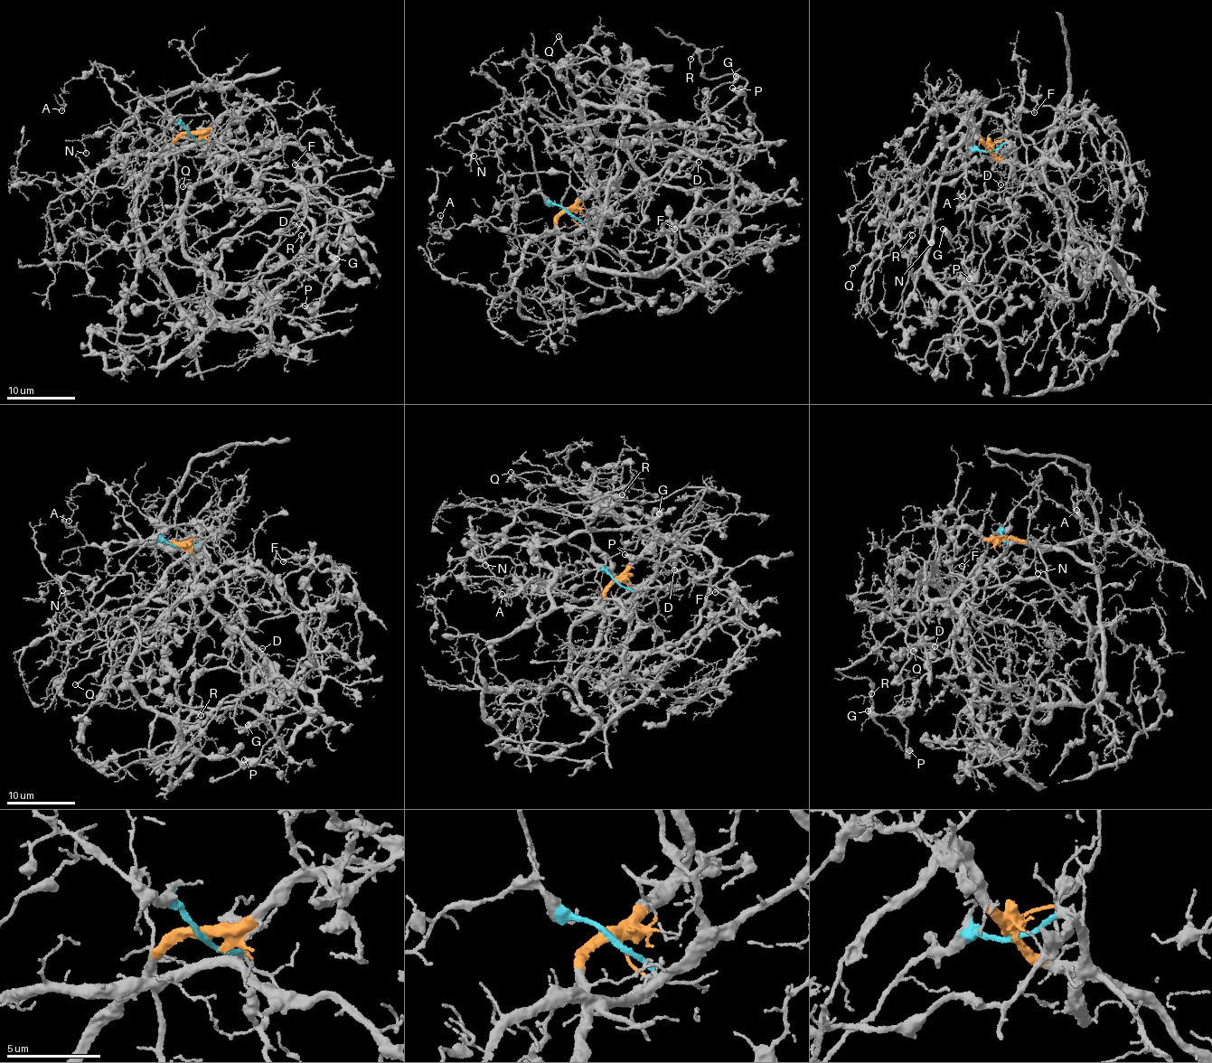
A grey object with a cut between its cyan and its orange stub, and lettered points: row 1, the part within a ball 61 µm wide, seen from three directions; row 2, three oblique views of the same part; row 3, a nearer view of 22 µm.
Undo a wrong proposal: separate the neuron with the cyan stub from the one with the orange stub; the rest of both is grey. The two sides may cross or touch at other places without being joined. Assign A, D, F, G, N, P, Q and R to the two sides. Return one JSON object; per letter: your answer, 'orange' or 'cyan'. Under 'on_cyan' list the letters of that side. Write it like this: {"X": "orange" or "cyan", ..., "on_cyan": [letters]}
{"A": "cyan", "D": "cyan", "F": "orange", "G": "cyan", "N": "cyan", "P": "orange", "Q": "orange", "R": "cyan", "on_cyan": ["A", "D", "G", "N", "R"]}

